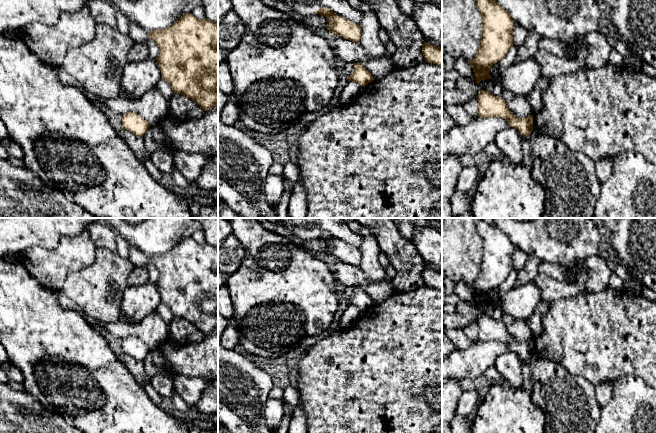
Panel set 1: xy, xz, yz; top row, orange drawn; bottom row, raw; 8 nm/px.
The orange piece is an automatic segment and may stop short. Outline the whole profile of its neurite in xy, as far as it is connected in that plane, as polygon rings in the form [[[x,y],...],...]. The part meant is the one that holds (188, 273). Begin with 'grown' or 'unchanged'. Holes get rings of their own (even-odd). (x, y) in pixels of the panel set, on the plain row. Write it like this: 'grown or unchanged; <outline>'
unchanged; [[[187,237],[178,242],[171,250],[161,254],[148,257],[148,262],[155,265],[159,271],[159,278],[156,281],[157,287],[164,302],[171,310],[174,317],[182,318],[204,335],[211,334],[218,329],[218,248],[205,242],[200,244],[192,237]]]

